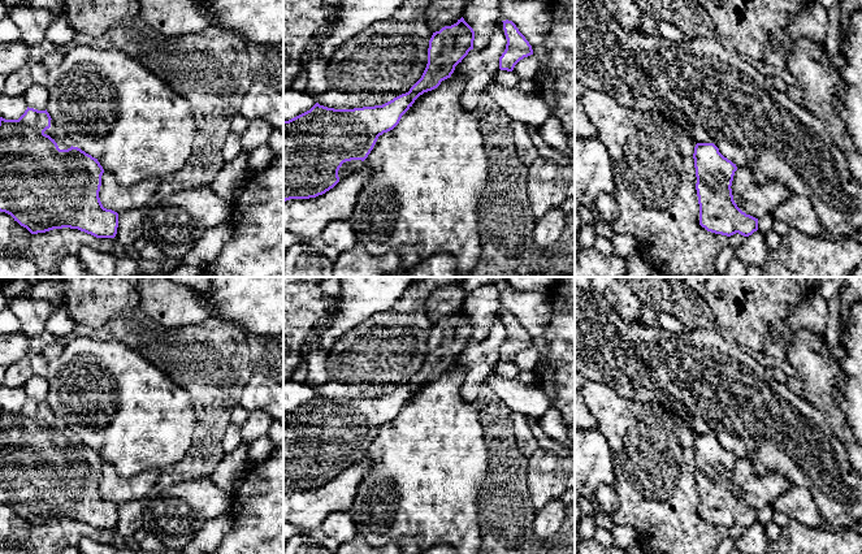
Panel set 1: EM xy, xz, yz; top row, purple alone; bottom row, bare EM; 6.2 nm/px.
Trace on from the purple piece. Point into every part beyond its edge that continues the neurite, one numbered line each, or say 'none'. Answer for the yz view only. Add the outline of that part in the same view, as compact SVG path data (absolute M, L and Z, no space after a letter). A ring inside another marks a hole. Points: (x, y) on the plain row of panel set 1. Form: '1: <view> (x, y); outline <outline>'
none

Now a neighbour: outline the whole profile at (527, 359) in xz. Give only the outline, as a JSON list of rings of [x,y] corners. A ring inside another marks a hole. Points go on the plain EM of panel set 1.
[[[533,345],[520,351],[515,356],[514,363],[520,368],[520,371],[533,371],[540,363],[540,360],[541,360],[540,351]]]

